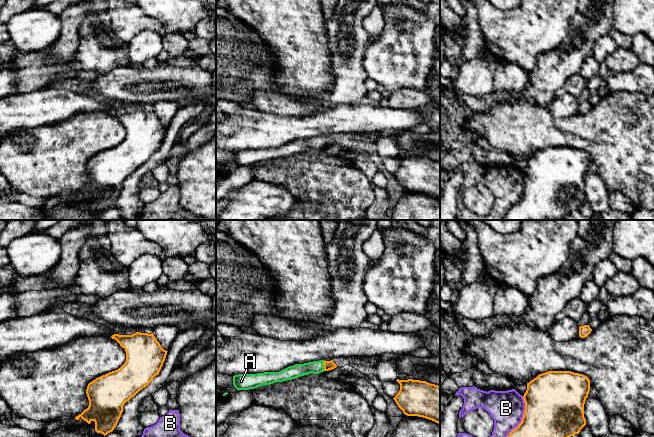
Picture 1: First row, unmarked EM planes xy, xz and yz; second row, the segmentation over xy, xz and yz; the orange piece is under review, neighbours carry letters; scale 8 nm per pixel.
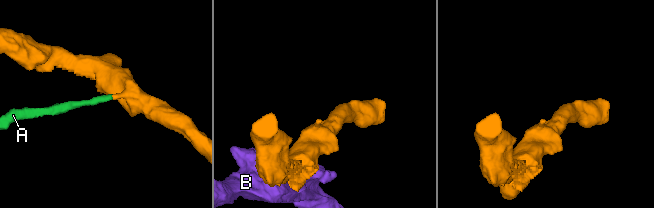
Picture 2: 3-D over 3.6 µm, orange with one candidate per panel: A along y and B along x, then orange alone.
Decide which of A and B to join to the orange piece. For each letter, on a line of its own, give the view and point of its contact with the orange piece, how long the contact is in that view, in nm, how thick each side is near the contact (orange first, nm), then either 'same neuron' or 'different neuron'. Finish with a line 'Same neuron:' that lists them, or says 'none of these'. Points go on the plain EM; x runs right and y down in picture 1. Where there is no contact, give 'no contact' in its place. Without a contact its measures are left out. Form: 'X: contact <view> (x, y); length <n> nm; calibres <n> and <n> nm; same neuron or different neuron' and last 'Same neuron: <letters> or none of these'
A: contact xz (323, 140); length 90 nm; calibres 80 and 110 nm; same neuron
B: contact yz (522, 196); length 420 nm; calibres 460 and 280 nm; different neuron
Same neuron: A

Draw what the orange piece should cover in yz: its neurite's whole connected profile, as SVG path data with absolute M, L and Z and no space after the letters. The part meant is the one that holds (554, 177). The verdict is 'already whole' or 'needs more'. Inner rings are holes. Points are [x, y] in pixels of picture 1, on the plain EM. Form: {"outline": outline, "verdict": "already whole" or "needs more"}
{"outline": "M548 147L527 159L523 172L525 187L521 199L506 213L504 220L564 220L586 201L584 180L590 167L587 152L571 147Z", "verdict": "already whole"}

